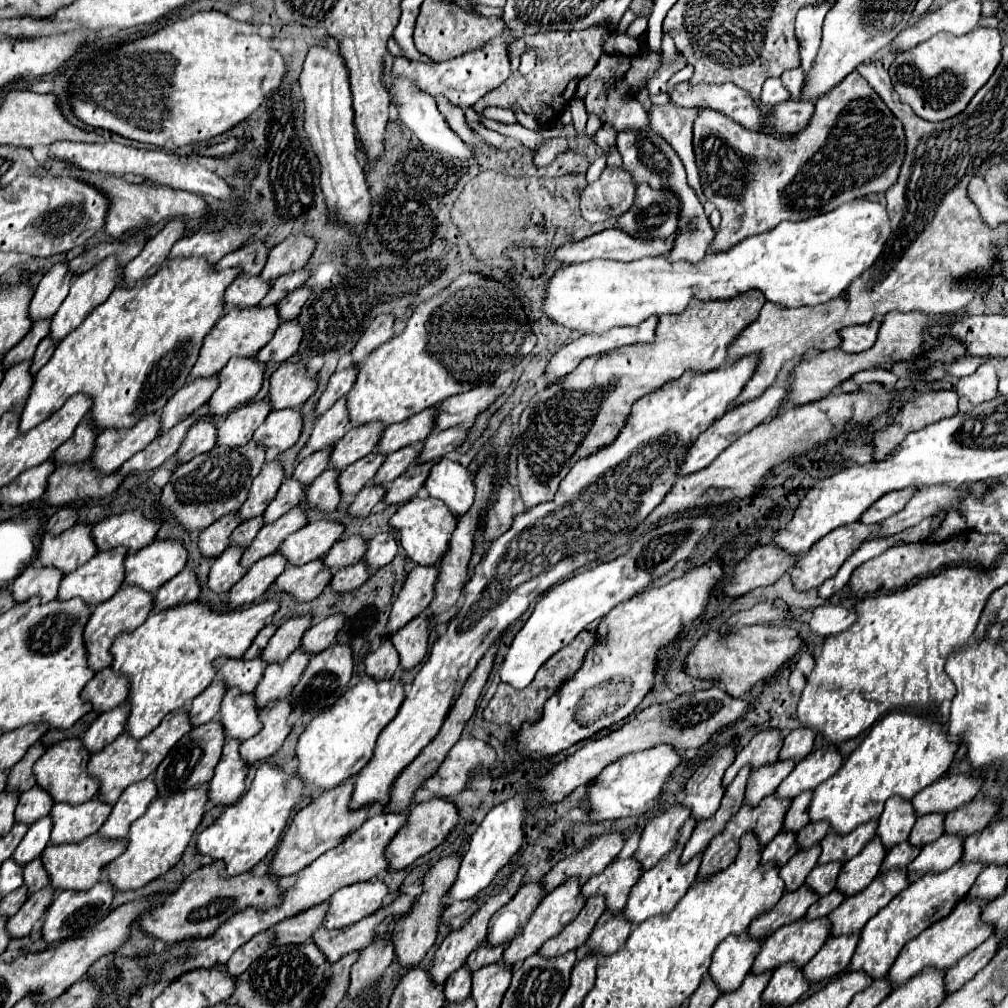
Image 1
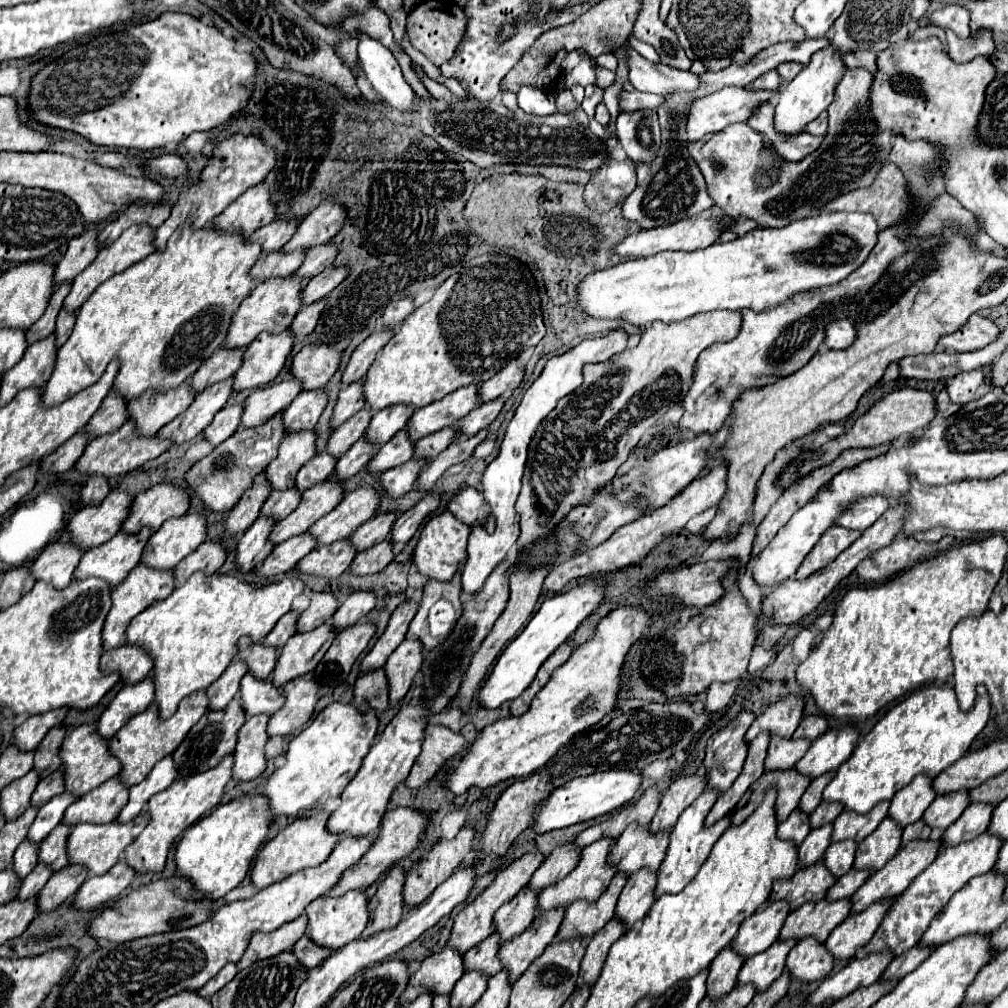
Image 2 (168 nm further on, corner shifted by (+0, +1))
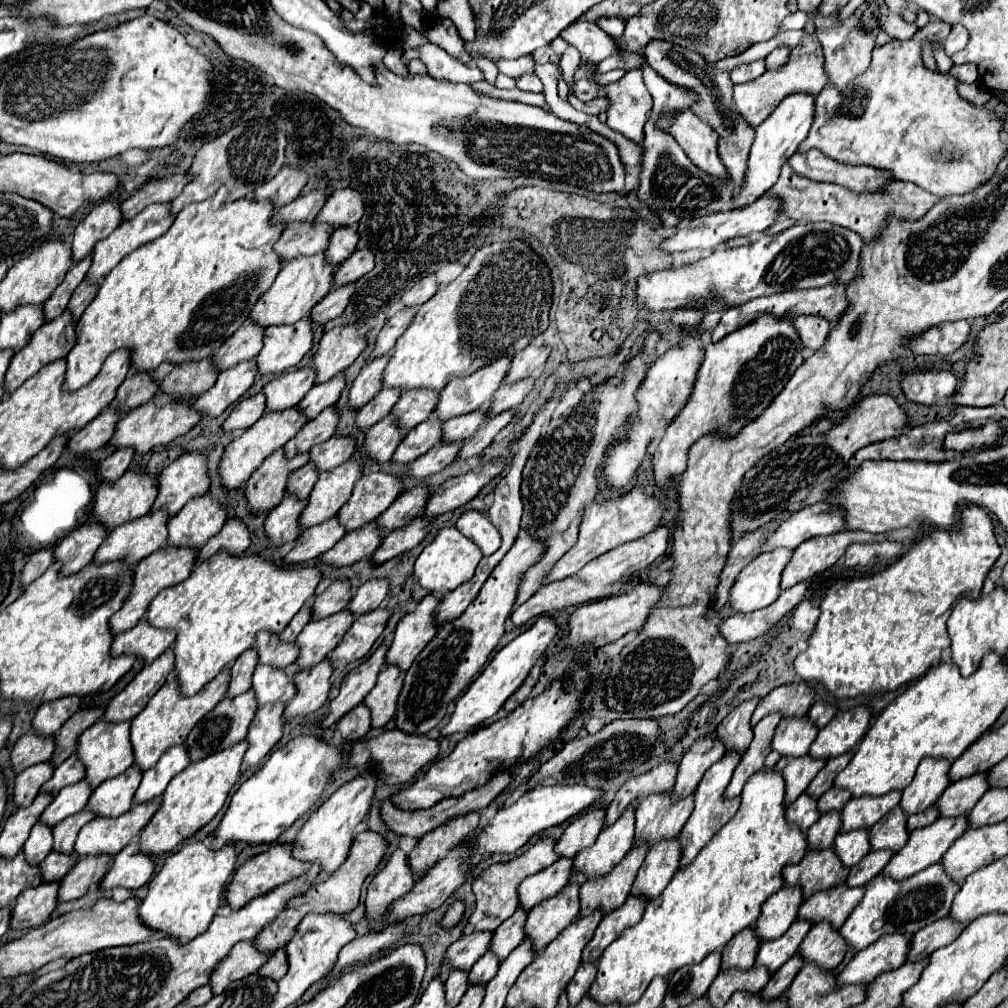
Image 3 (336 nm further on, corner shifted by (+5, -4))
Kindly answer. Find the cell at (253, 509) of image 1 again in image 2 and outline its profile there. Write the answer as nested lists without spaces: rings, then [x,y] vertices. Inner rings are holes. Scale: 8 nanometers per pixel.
[[[302,430],[286,434],[280,444],[278,456],[266,468],[266,478],[274,490],[286,490],[294,486],[294,474],[316,454],[316,430]]]

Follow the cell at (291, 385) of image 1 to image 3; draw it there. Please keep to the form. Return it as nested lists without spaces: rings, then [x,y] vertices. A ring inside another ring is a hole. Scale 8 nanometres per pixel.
[[[353,325],[335,327],[321,337],[319,349],[311,359],[311,367],[317,373],[317,383],[325,383],[343,369],[347,369],[359,353],[365,349],[365,335],[357,335]]]

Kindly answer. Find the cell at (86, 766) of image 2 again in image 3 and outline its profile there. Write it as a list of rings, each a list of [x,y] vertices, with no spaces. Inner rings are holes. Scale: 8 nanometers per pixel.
[[[103,719],[85,729],[77,739],[77,757],[85,767],[85,781],[95,789],[103,781],[121,775],[133,765],[133,751],[129,743],[129,721],[123,723],[105,723]]]

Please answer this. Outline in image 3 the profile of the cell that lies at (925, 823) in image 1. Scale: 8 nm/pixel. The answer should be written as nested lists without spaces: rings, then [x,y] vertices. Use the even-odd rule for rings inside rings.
[[[971,775],[969,779],[951,783],[935,803],[939,817],[957,817],[969,813],[987,789],[985,775]]]

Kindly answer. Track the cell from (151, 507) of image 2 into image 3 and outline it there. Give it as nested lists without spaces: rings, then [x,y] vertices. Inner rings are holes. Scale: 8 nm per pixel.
[[[187,453],[173,461],[157,475],[157,499],[151,511],[177,515],[191,499],[203,497],[209,491],[207,461],[201,453]]]

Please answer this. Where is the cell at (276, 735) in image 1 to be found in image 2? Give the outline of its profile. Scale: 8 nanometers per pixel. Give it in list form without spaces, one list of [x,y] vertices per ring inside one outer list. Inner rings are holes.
[[[308,672],[302,678],[294,678],[282,686],[282,694],[286,696],[284,706],[272,714],[268,722],[268,736],[292,734],[300,726],[304,726],[314,714],[314,706],[318,702],[320,684],[314,672]]]

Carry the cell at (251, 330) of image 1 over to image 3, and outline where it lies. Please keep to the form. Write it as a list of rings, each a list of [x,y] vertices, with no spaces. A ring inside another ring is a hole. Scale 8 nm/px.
[[[323,253],[287,261],[281,267],[279,275],[275,277],[273,285],[255,301],[255,305],[249,313],[249,323],[257,323],[259,327],[265,329],[271,325],[293,325],[293,323],[297,323],[297,319],[307,317],[311,307],[331,291],[333,271],[335,271],[335,267],[325,265]]]

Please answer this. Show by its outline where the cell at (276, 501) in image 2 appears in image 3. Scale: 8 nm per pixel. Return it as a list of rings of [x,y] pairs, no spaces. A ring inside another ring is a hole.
[[[303,465],[295,469],[289,479],[287,479],[287,497],[297,497],[297,499],[307,499],[309,491],[313,489],[313,483],[317,481],[317,471],[313,467]]]

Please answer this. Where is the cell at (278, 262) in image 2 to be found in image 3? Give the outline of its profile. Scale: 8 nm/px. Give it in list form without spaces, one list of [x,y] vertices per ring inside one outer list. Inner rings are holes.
[[[293,223],[281,235],[281,239],[273,245],[273,251],[281,257],[281,261],[291,261],[299,255],[315,255],[325,249],[329,241],[329,225],[313,225],[313,223]]]

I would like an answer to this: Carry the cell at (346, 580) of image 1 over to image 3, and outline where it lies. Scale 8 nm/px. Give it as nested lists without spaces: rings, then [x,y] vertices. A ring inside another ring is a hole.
[[[415,517],[415,519],[413,519],[411,523],[407,523],[405,527],[387,533],[387,535],[383,537],[381,545],[377,547],[377,551],[373,553],[371,561],[373,561],[375,565],[381,565],[381,563],[385,563],[385,561],[389,561],[389,559],[393,559],[393,557],[397,557],[397,555],[413,549],[415,545],[419,545],[419,543],[423,541],[423,537],[425,537],[425,527],[427,527],[429,523],[431,523],[431,521],[427,521],[427,519],[423,519],[423,517]]]

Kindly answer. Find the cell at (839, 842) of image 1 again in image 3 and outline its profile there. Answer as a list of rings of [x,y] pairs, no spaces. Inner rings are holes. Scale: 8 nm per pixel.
[[[885,795],[885,799],[851,799],[841,811],[841,833],[855,829],[871,829],[883,815],[899,805],[901,795]]]

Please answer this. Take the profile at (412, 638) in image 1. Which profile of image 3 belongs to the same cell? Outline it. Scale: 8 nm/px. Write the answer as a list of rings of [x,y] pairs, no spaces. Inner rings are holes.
[[[387,665],[377,679],[377,685],[365,697],[365,705],[371,709],[373,727],[383,727],[395,715],[397,697],[403,689],[403,677],[397,665]]]

